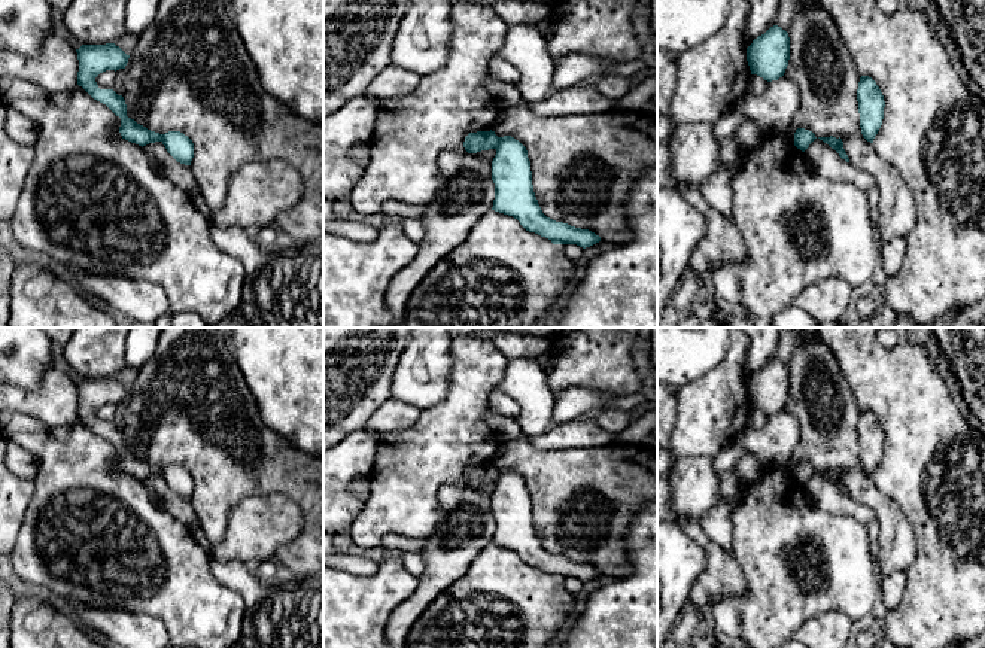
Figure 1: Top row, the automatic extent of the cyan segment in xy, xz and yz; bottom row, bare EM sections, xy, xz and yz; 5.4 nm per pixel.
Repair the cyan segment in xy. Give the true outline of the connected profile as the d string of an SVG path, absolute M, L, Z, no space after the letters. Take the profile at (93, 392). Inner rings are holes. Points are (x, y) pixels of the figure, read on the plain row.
M115 377L82 378L76 386L79 393L77 419L121 451L119 466L122 472L142 481L149 477L161 475L177 496L191 499L194 477L188 469L180 465L159 468L148 463L127 450L127 438L122 429L118 429L113 423L98 422L95 411L106 404L116 405L125 402L130 389Z

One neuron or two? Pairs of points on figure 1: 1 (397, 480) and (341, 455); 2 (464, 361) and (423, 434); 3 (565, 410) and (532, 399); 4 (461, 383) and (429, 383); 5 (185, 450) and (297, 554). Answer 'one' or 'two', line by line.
1: two
2: one
3: two
4: two
5: one

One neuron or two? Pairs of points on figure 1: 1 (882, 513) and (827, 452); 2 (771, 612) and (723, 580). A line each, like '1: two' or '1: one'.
1: one
2: two

